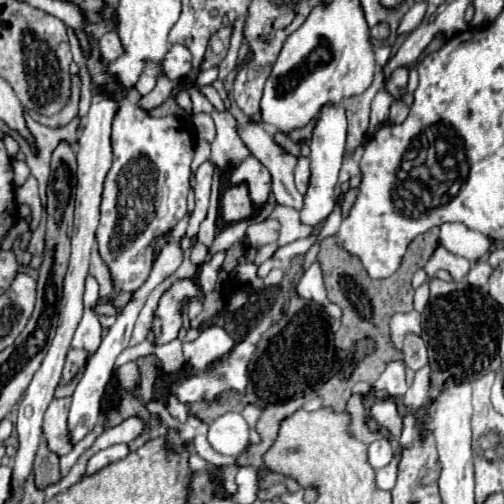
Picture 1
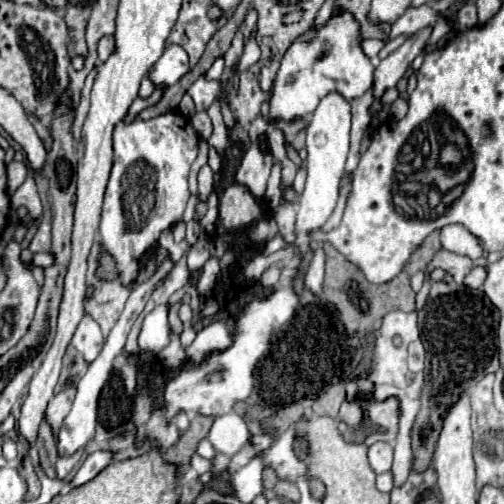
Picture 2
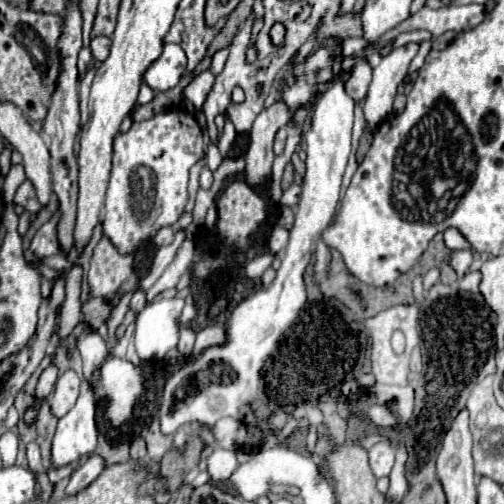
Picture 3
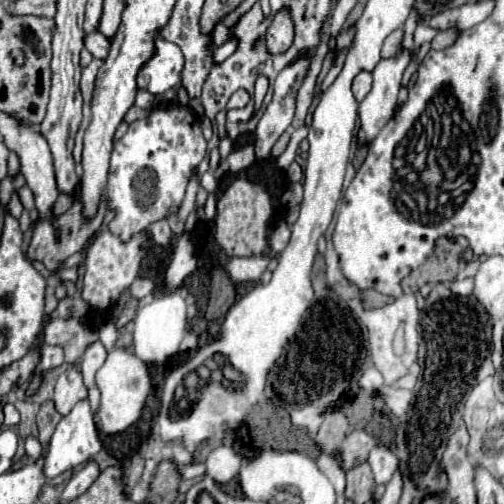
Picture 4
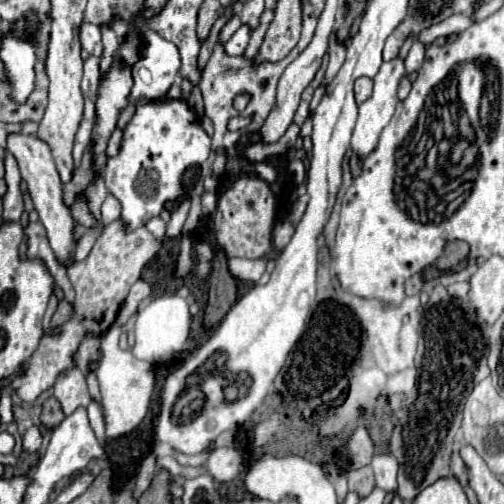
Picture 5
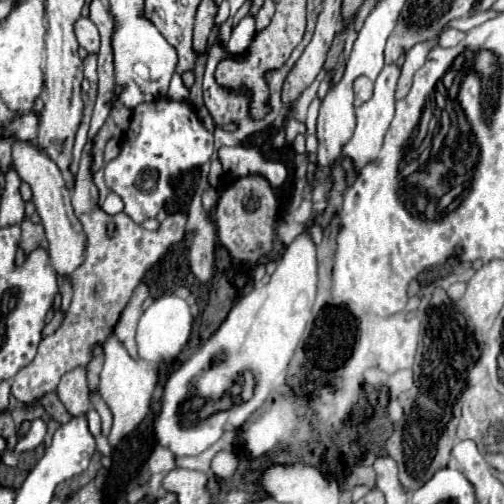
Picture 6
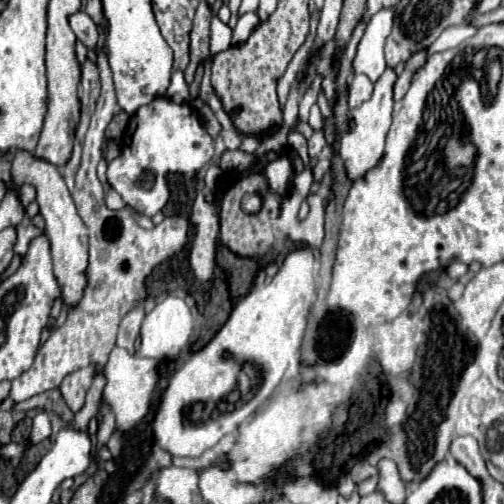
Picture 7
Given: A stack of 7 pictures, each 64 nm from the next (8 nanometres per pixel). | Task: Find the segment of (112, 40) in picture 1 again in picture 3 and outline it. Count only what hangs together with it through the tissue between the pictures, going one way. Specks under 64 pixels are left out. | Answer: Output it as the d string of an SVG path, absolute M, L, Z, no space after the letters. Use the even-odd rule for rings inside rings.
M96 36L90 40L90 50L92 50L92 56L96 60L106 60L108 58L108 52L110 52L110 38L106 36Z

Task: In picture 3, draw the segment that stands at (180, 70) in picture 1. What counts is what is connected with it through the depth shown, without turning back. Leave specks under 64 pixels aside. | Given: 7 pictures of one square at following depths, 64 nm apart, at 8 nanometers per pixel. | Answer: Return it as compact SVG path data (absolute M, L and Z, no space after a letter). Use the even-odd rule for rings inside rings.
M164 44L162 54L144 72L144 82L154 92L166 92L178 84L186 72L186 56L178 44Z

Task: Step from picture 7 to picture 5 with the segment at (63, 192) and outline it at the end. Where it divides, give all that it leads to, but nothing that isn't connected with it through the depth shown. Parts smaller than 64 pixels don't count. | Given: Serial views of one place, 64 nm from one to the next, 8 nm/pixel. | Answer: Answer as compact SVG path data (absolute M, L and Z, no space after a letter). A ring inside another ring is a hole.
M10 134L8 136L8 152L14 154L16 162L18 162L18 168L20 168L20 174L22 174L22 180L28 184L28 192L30 192L30 198L34 202L34 208L36 212L40 214L40 222L44 224L46 228L46 234L48 234L48 240L50 240L50 246L56 254L56 258L60 260L60 264L64 268L70 268L74 264L74 252L76 252L76 238L74 238L74 228L76 228L76 222L72 218L72 212L70 208L64 204L62 200L62 180L60 180L60 174L56 170L56 164L52 160L52 154L50 154L50 148L38 140L36 136L30 136L30 134Z

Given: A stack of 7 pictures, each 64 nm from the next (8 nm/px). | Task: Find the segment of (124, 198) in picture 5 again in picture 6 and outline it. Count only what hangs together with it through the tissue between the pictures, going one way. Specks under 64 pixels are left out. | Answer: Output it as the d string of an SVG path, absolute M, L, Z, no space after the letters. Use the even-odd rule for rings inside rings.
M152 100L134 108L120 154L104 166L106 186L124 200L124 212L136 224L142 224L146 218L154 218L172 196L172 178L206 164L212 152L214 136L202 126L188 102Z

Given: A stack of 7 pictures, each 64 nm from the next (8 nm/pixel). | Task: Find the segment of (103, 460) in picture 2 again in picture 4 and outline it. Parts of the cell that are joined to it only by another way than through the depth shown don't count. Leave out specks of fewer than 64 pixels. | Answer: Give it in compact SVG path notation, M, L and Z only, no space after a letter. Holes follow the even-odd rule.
M88 462L84 468L74 472L74 476L70 478L70 482L66 484L66 488L60 496L60 502L70 502L70 500L78 498L80 494L84 494L92 486L92 482L98 478L98 474L100 474L100 470L98 470L96 462Z

